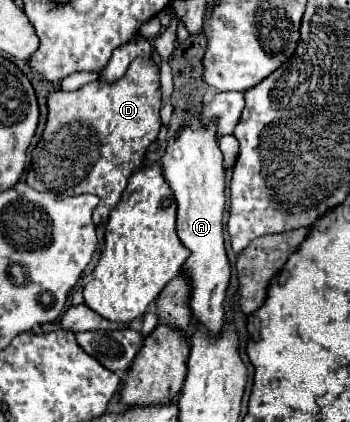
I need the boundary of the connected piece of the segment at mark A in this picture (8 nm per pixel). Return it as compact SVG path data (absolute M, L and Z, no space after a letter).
M200 116L196 118L196 126L182 126L176 140L168 144L166 154L162 156L162 174L178 202L178 238L190 250L190 258L184 264L184 272L190 276L192 282L190 308L194 324L204 324L212 334L216 334L224 324L222 300L226 298L230 282L230 262L226 258L222 224L226 208L224 154L218 146L218 122L202 122Z

